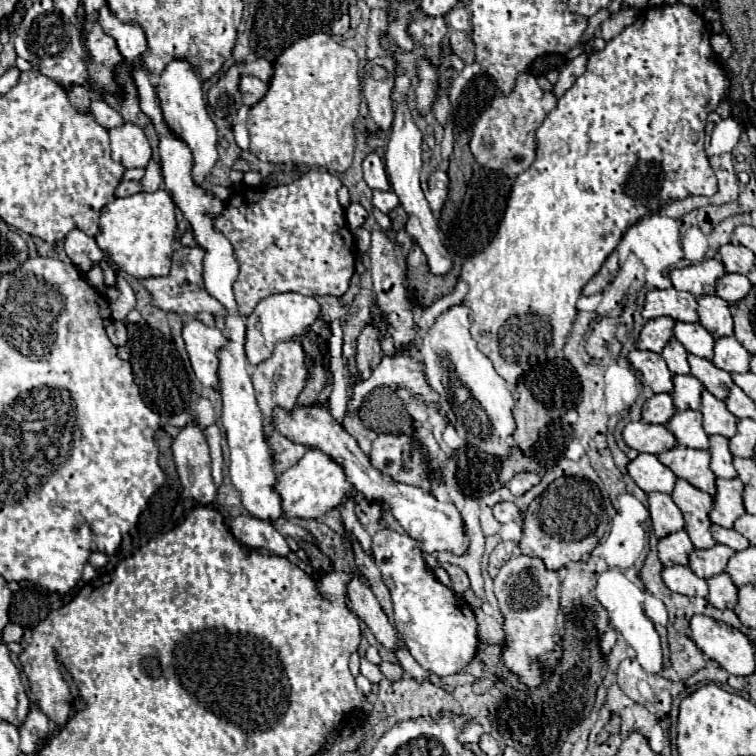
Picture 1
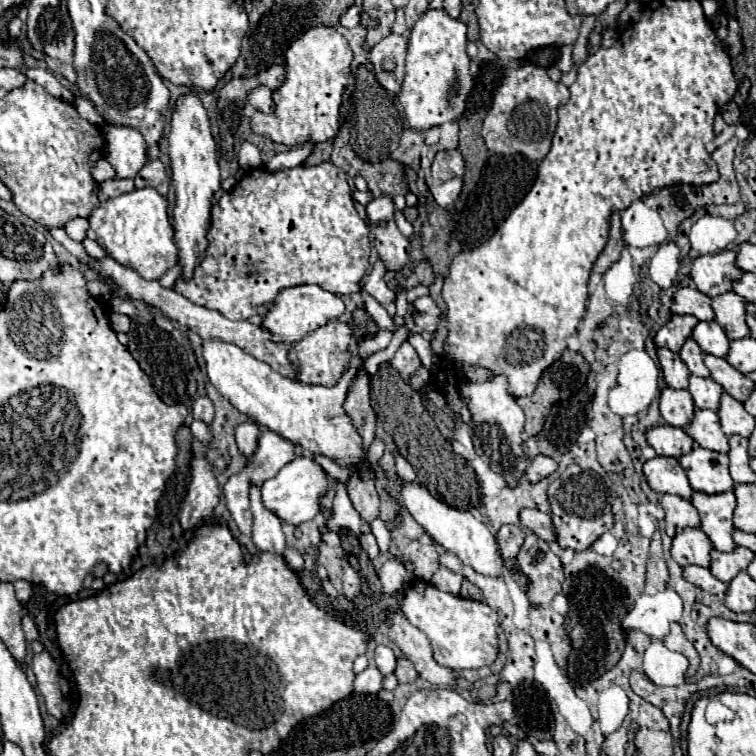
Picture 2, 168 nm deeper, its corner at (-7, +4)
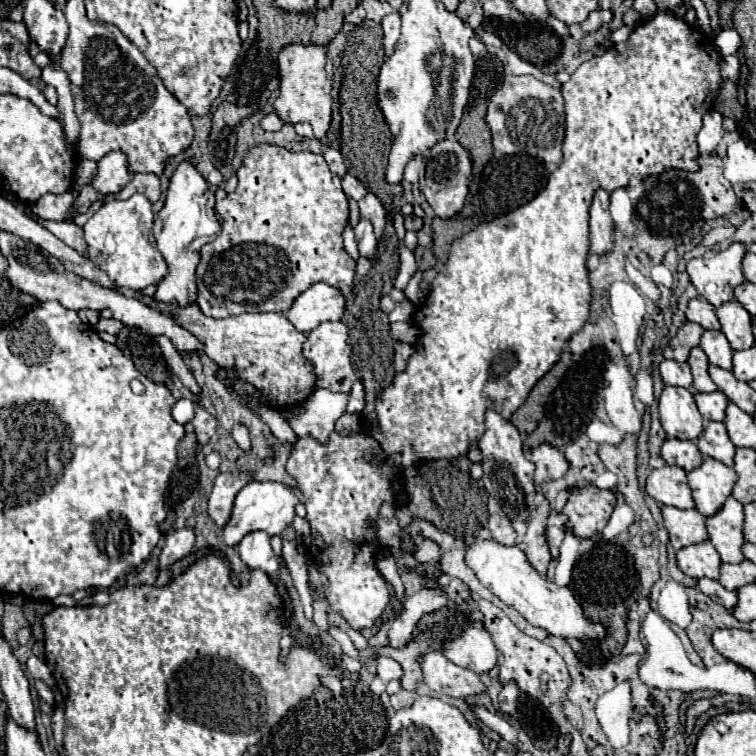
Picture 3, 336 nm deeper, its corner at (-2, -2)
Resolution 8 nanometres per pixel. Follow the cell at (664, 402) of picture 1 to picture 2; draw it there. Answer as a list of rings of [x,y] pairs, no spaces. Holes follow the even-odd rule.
[[[664,388],[660,396],[660,414],[670,426],[686,428],[694,416],[694,402],[688,390]]]

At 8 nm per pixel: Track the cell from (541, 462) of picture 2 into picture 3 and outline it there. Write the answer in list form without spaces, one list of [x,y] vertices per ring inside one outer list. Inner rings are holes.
[[[539,444],[537,448],[531,448],[527,452],[527,458],[535,464],[535,484],[541,484],[547,478],[561,478],[569,470],[569,462],[563,454],[563,450],[551,446],[551,444]]]

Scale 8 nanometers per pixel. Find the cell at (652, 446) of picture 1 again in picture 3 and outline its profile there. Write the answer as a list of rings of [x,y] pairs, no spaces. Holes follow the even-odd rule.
[[[667,438],[663,448],[661,448],[661,456],[667,464],[675,464],[681,466],[683,470],[695,470],[699,468],[699,464],[703,462],[703,454],[699,452],[697,444],[689,442],[689,440],[675,440],[675,438]]]

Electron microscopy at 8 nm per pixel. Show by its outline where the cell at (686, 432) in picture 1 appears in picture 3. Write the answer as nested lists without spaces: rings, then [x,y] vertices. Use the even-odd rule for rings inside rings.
[[[707,422],[703,436],[697,442],[697,448],[701,450],[703,456],[711,456],[725,466],[733,466],[735,458],[735,444],[731,444],[727,436],[727,428],[723,422]]]

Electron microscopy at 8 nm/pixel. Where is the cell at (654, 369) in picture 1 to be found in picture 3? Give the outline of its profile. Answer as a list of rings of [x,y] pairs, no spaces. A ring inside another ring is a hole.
[[[663,360],[659,364],[659,372],[663,376],[663,382],[667,386],[683,386],[689,388],[693,384],[693,376],[691,376],[691,368],[689,364],[679,364],[675,360]]]

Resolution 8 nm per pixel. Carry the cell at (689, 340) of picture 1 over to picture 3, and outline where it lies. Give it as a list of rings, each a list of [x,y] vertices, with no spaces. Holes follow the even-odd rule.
[[[705,330],[705,334],[701,336],[701,348],[707,354],[709,362],[715,366],[721,366],[725,370],[733,368],[733,350],[725,338],[723,332],[719,330]]]

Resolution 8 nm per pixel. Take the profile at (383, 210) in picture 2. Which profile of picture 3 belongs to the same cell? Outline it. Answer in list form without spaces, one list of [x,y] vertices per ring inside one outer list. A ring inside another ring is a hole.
[[[361,218],[361,222],[355,226],[355,240],[357,240],[357,248],[359,254],[365,258],[373,258],[375,250],[377,250],[377,238],[373,234],[373,226],[369,220]]]

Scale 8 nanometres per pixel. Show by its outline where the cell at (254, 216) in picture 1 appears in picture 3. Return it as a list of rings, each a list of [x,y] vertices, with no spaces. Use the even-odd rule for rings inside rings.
[[[255,144],[253,148],[247,150],[247,154],[245,154],[245,158],[243,158],[243,162],[237,170],[237,178],[239,178],[239,184],[237,184],[235,192],[227,194],[221,202],[215,204],[215,210],[223,218],[223,230],[221,230],[219,236],[215,236],[209,244],[205,244],[201,248],[201,264],[197,266],[197,272],[195,272],[195,282],[197,282],[197,290],[199,290],[197,304],[199,304],[199,308],[205,316],[227,318],[227,316],[237,316],[237,314],[243,314],[243,312],[287,312],[287,308],[291,308],[295,298],[315,282],[325,282],[325,284],[331,284],[339,290],[353,284],[355,260],[351,260],[349,254],[343,248],[343,230],[345,230],[347,220],[349,220],[349,206],[347,206],[345,192],[341,188],[339,176],[329,170],[329,166],[327,166],[327,162],[323,160],[321,154],[289,152],[287,148],[281,148],[281,146],[275,146],[275,144]]]

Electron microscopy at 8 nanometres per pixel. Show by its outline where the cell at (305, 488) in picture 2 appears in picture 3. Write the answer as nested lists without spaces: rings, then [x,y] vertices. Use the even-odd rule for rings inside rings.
[[[251,482],[247,486],[243,486],[239,490],[239,494],[235,496],[233,508],[231,508],[231,516],[227,520],[227,524],[219,530],[219,540],[225,546],[237,546],[241,542],[243,536],[247,536],[249,532],[255,530],[263,530],[269,536],[281,534],[283,528],[291,526],[291,518],[295,516],[295,504],[297,504],[297,496],[289,490],[289,486],[281,484],[281,482]]]

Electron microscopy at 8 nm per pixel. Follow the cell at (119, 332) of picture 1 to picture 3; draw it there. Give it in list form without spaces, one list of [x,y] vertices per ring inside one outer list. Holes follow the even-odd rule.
[[[109,318],[109,320],[99,320],[97,324],[97,330],[103,330],[103,332],[109,332],[109,334],[119,334],[119,330],[123,328],[123,324],[115,318]]]

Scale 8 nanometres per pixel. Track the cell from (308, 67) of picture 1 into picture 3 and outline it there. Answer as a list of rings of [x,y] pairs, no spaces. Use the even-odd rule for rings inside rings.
[[[291,44],[279,52],[279,96],[275,100],[275,110],[283,122],[309,122],[313,126],[315,138],[323,140],[331,126],[331,82],[325,74],[325,56],[323,46],[303,46]]]

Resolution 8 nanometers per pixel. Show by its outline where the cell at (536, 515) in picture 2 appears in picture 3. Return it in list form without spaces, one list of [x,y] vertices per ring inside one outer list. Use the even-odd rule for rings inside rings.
[[[549,526],[547,528],[547,542],[549,542],[549,548],[551,548],[551,556],[553,558],[559,556],[559,546],[563,542],[563,536],[565,536],[565,532],[561,528],[555,528],[555,526]]]

